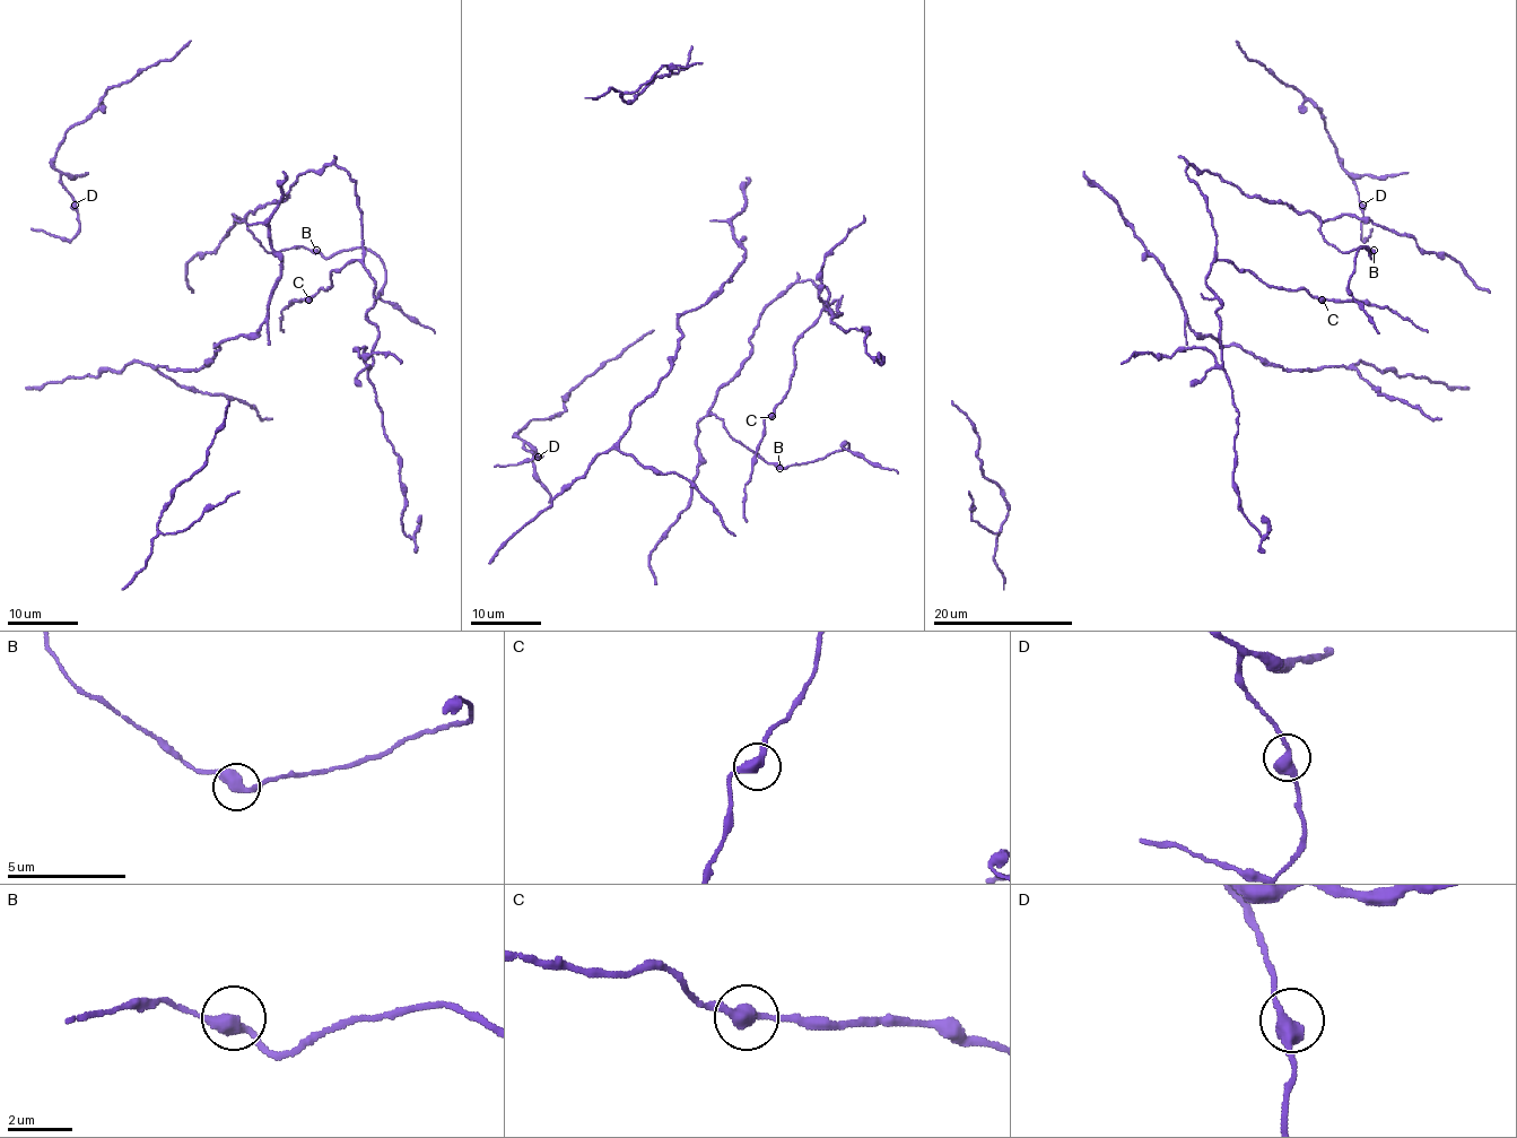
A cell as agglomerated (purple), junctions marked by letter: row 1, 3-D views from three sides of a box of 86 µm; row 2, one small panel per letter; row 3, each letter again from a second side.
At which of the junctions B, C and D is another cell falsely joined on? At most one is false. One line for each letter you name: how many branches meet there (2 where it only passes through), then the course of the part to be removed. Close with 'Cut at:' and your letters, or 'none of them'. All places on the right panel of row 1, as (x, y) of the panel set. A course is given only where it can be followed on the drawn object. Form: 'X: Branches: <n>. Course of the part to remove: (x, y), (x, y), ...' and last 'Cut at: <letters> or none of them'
Cut at: none of them

